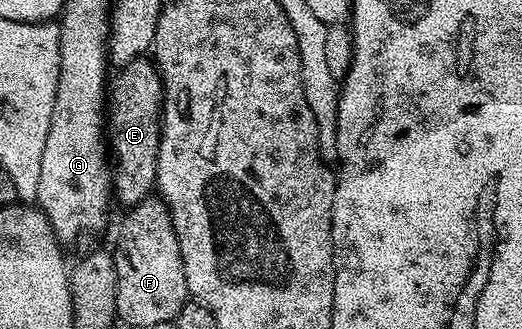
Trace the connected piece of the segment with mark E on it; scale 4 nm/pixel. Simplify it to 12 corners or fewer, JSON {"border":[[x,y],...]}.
{"border":[[132,60],[108,86],[112,198],[155,189],[162,76]]}

